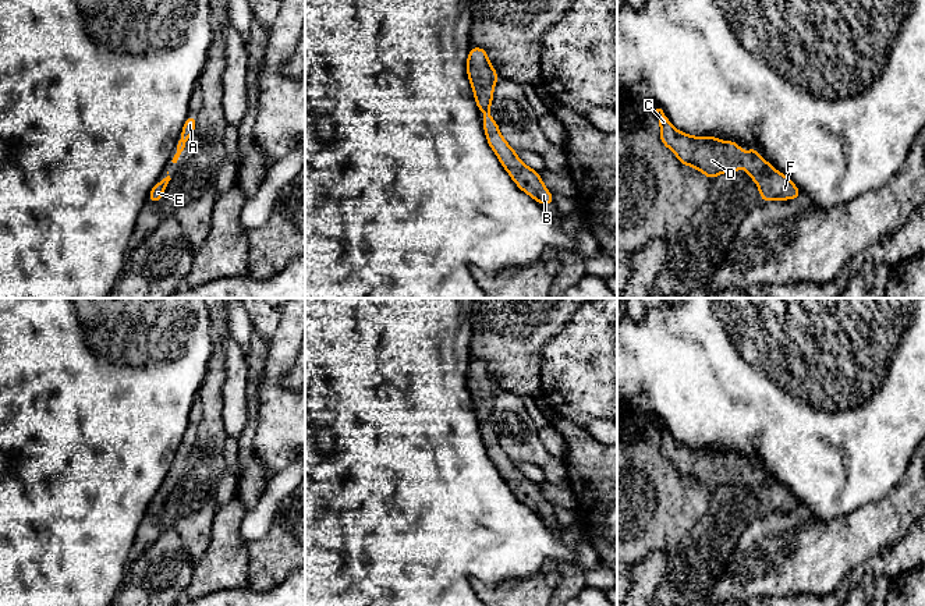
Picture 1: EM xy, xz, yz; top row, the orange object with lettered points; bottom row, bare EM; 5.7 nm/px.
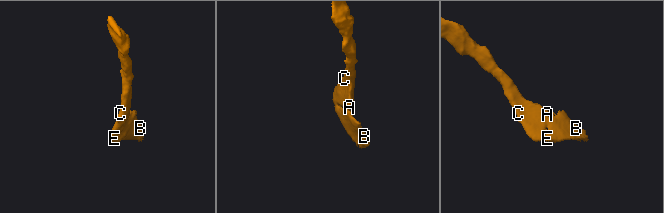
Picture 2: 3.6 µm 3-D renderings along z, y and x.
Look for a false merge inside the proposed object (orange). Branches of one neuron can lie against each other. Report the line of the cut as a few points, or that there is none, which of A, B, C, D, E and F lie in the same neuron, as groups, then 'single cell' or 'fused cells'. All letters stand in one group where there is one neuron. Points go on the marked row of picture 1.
no cut; A B C D E F; single cell

